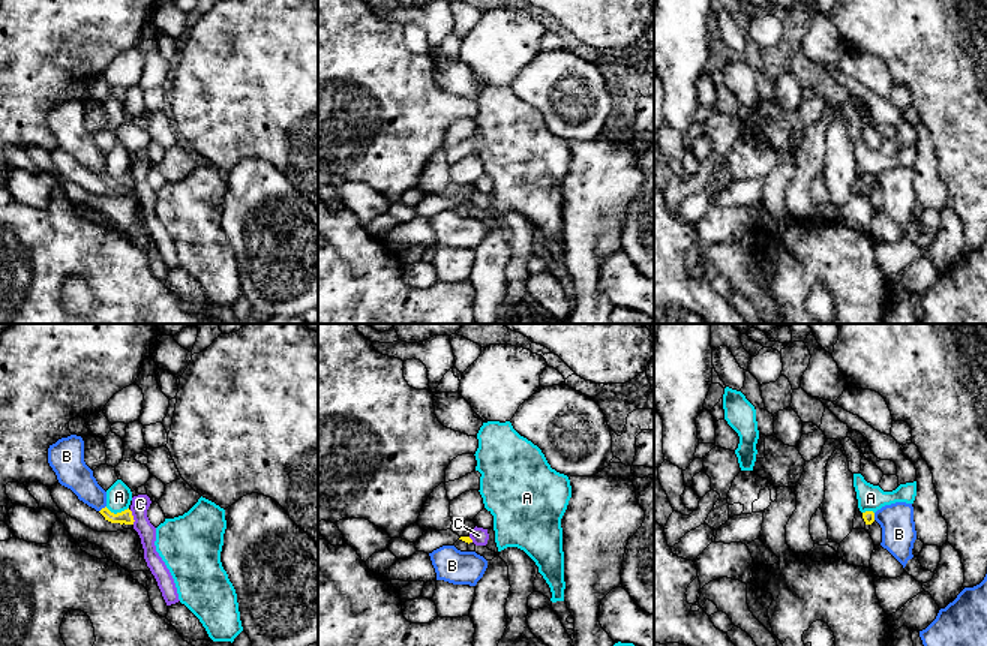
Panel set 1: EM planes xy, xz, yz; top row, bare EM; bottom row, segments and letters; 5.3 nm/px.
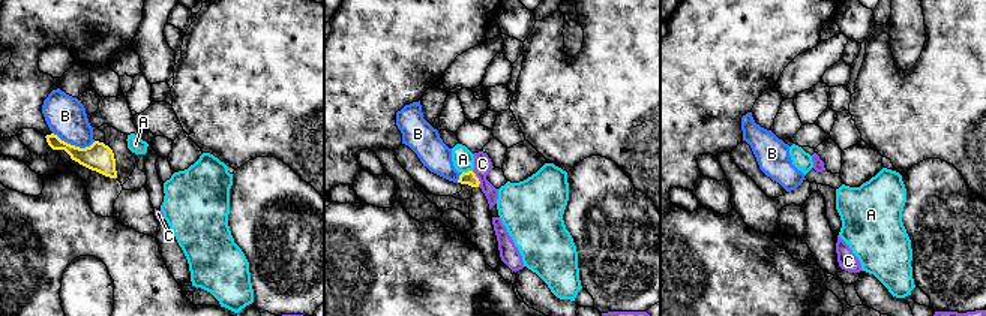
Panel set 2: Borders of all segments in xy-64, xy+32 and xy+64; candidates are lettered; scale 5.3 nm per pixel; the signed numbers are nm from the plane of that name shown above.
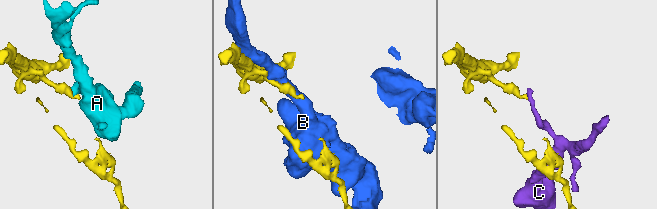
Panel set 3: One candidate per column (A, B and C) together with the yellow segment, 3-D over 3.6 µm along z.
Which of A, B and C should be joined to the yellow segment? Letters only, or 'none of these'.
none of these

